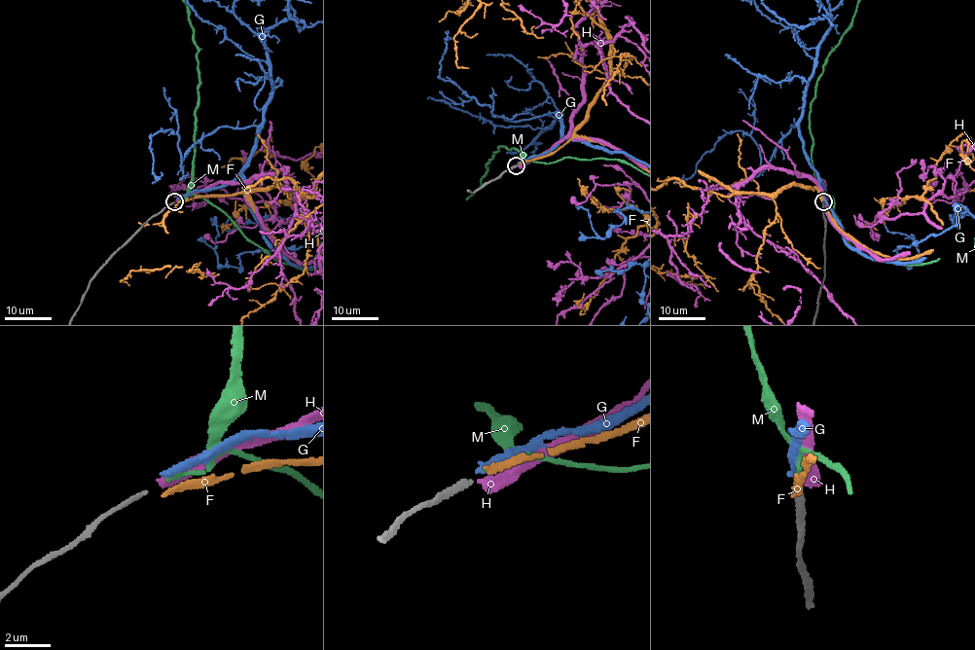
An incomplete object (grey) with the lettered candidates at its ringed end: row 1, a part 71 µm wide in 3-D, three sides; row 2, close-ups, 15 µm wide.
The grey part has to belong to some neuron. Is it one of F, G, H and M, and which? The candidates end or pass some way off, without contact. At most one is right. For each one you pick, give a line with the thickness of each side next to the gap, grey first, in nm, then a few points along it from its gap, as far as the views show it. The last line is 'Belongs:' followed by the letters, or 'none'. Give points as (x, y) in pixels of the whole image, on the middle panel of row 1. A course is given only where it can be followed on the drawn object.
M: Thickness 220 nm (grey) against 150 nm
Belongs: M

